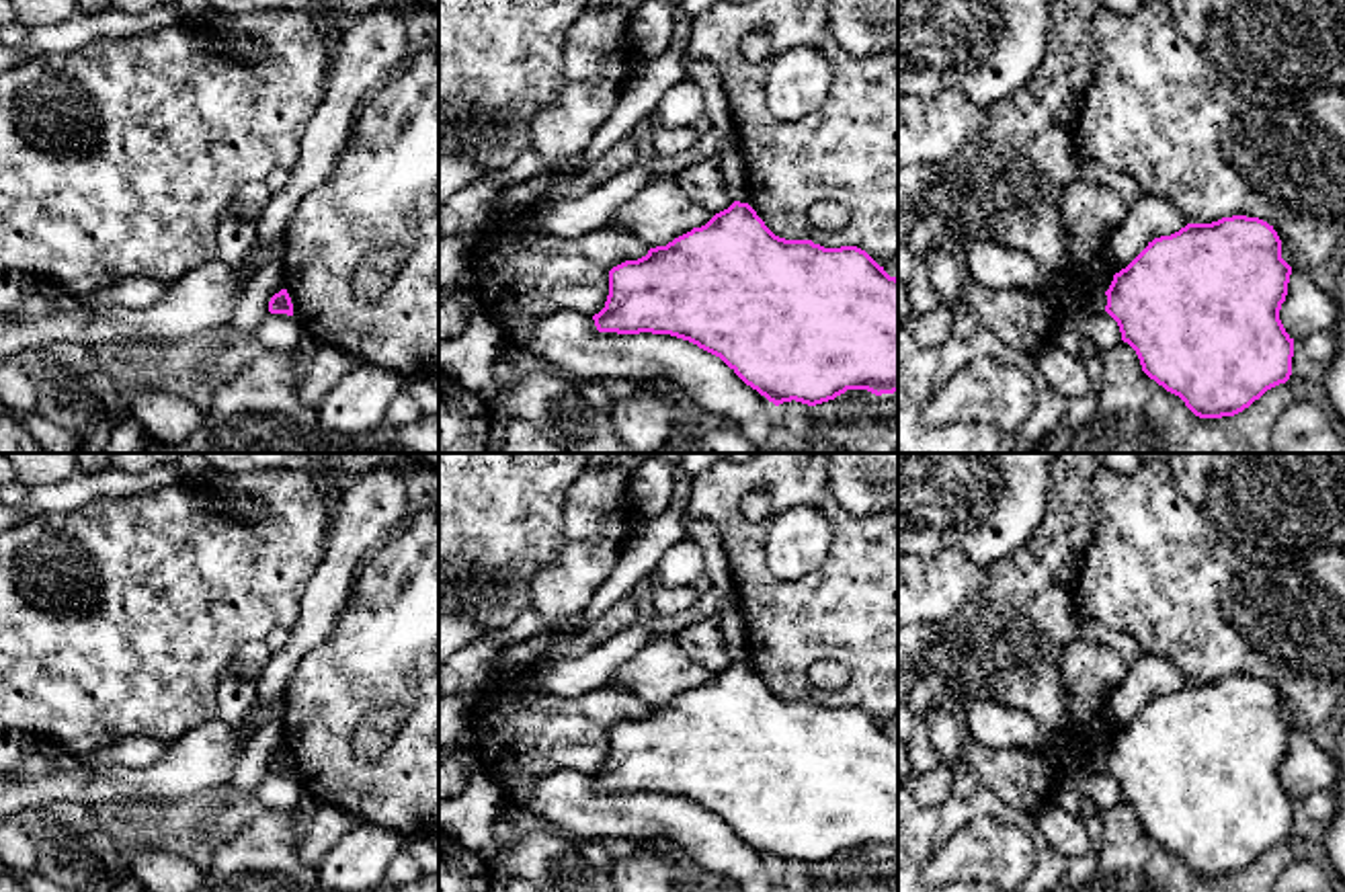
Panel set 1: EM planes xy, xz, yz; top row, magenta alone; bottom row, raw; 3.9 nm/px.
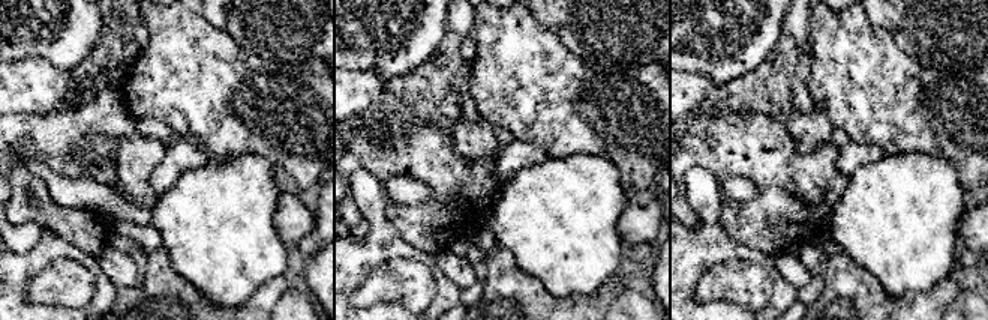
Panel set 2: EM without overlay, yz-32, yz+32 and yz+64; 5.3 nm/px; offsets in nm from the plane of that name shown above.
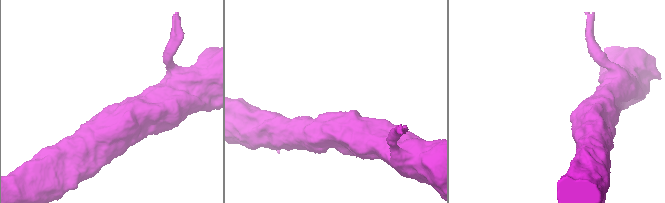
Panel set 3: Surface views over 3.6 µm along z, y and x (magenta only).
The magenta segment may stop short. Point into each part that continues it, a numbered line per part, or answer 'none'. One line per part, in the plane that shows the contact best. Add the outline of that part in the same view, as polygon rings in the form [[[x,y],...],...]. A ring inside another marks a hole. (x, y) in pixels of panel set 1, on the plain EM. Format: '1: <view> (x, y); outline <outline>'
none

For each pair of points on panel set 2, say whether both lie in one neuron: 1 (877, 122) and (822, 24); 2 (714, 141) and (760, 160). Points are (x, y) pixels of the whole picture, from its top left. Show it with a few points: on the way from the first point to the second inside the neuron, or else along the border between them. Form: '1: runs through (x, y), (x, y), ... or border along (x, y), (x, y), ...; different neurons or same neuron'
1: runs through (877, 98), (846, 48); same neuron
2: runs through (726, 144), (745, 144), (748, 147); same neuron

